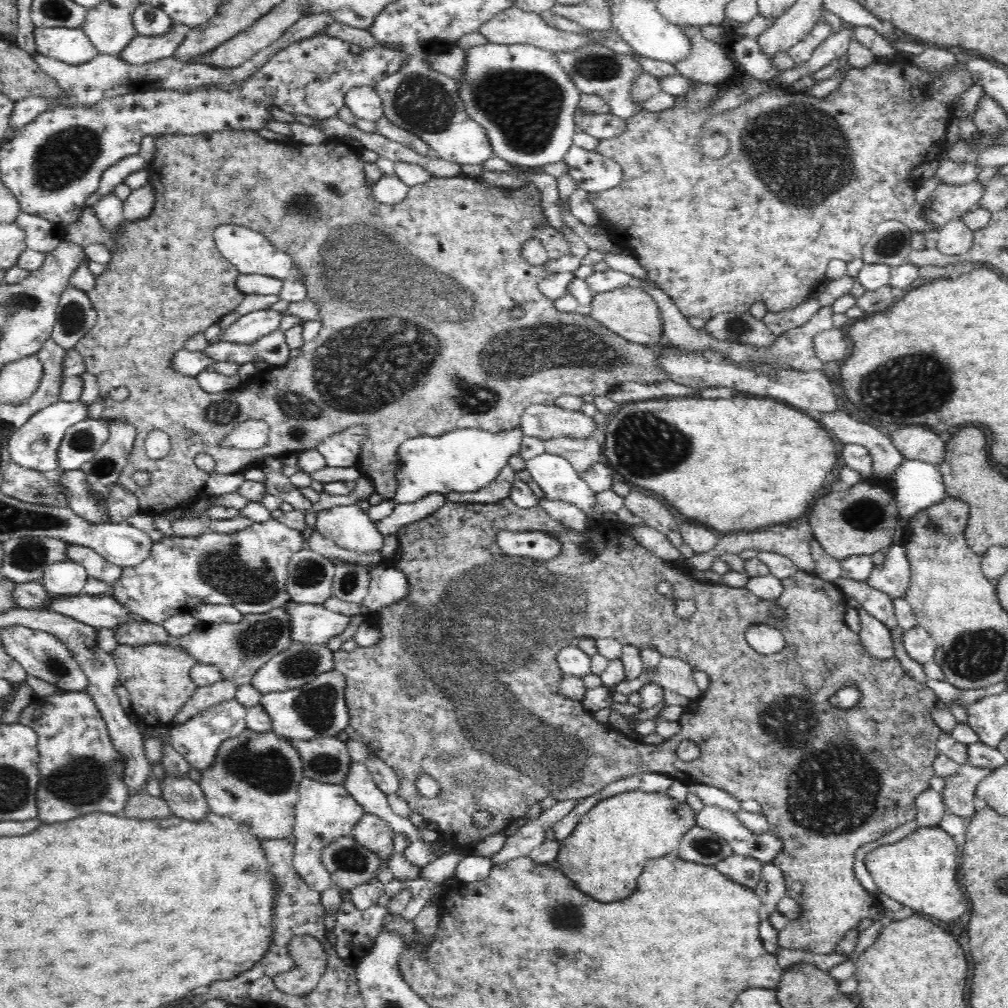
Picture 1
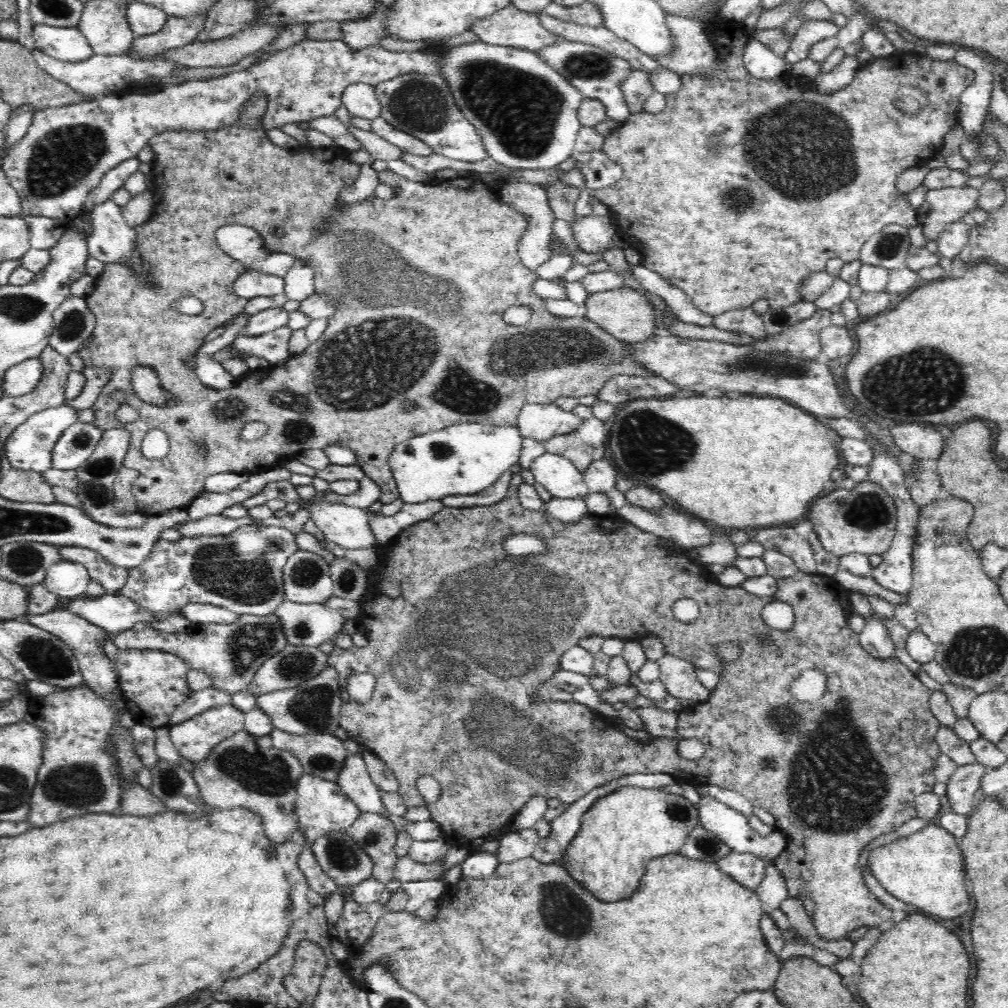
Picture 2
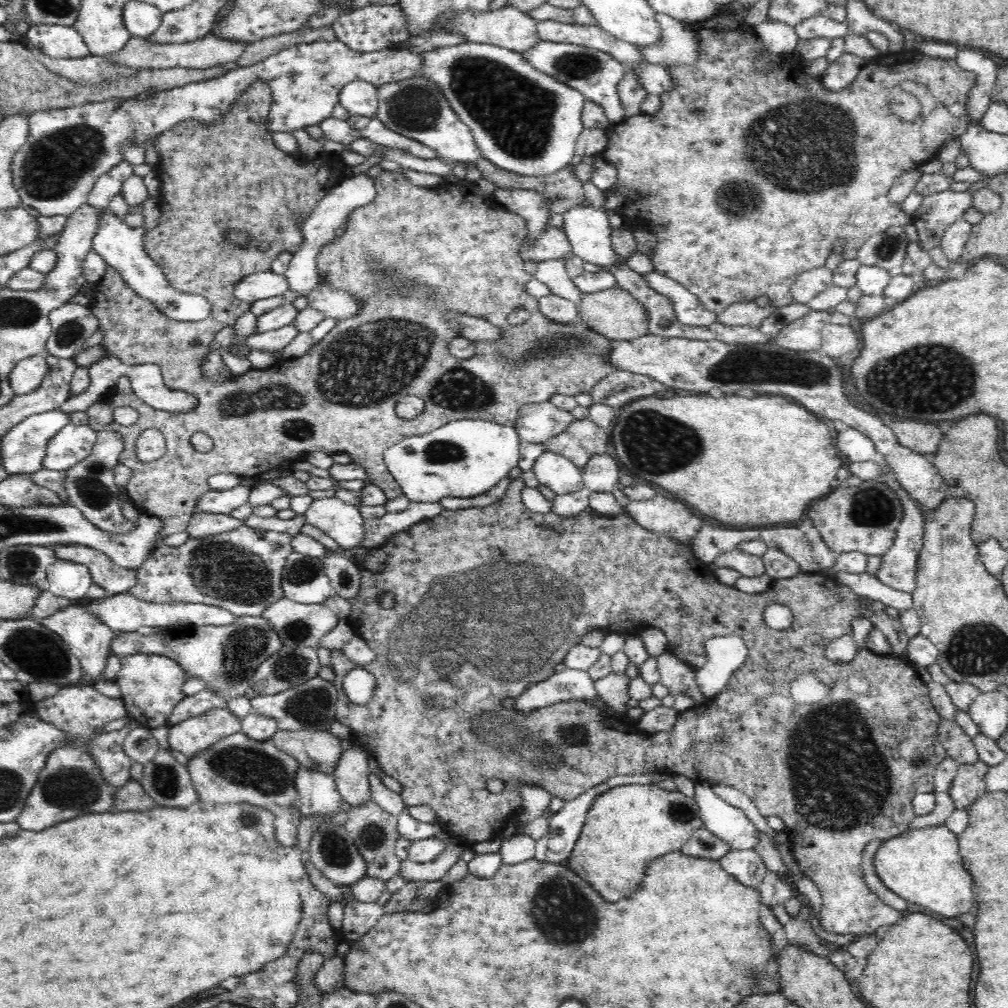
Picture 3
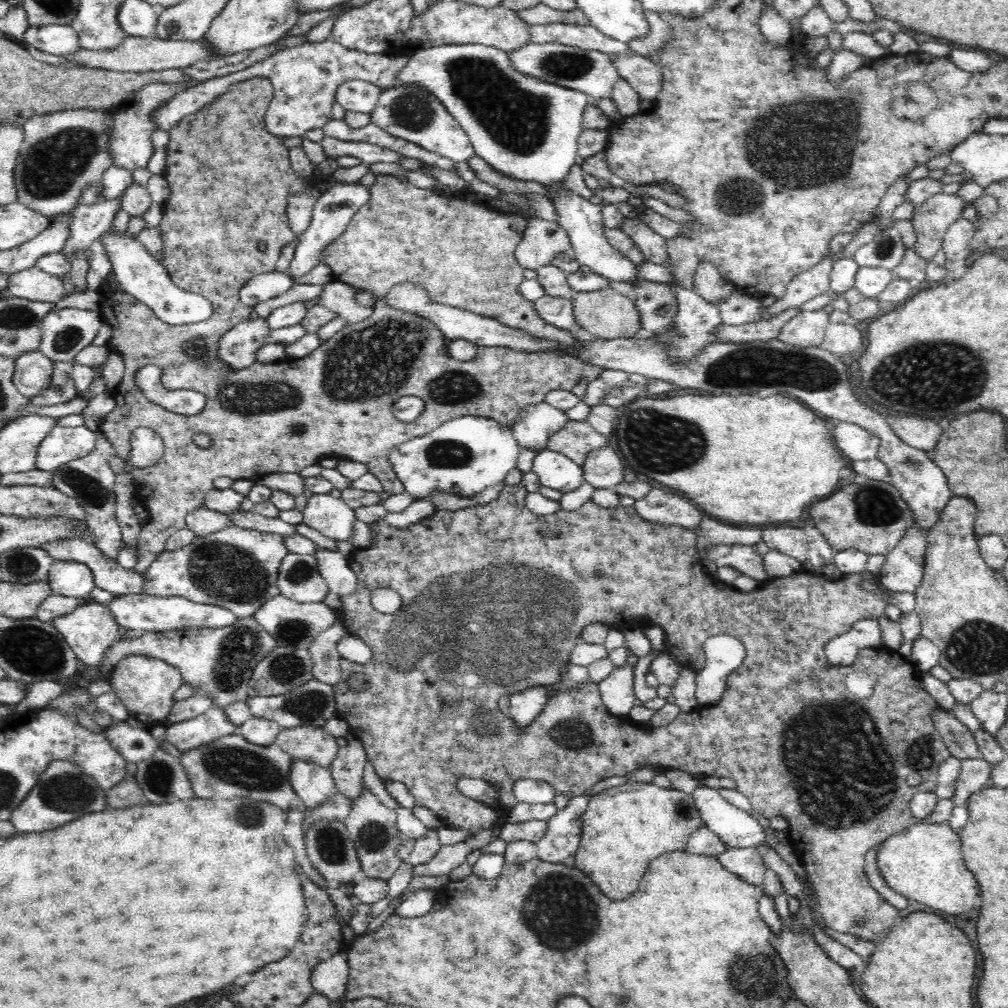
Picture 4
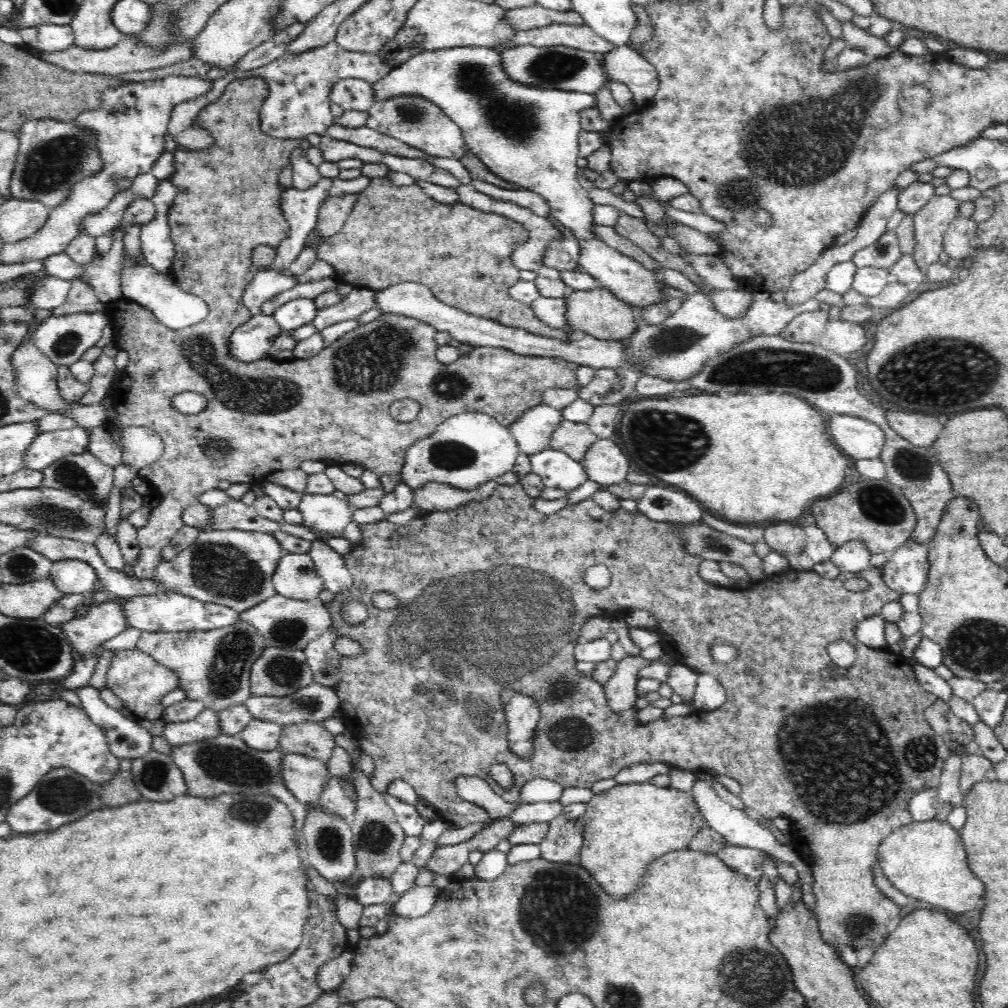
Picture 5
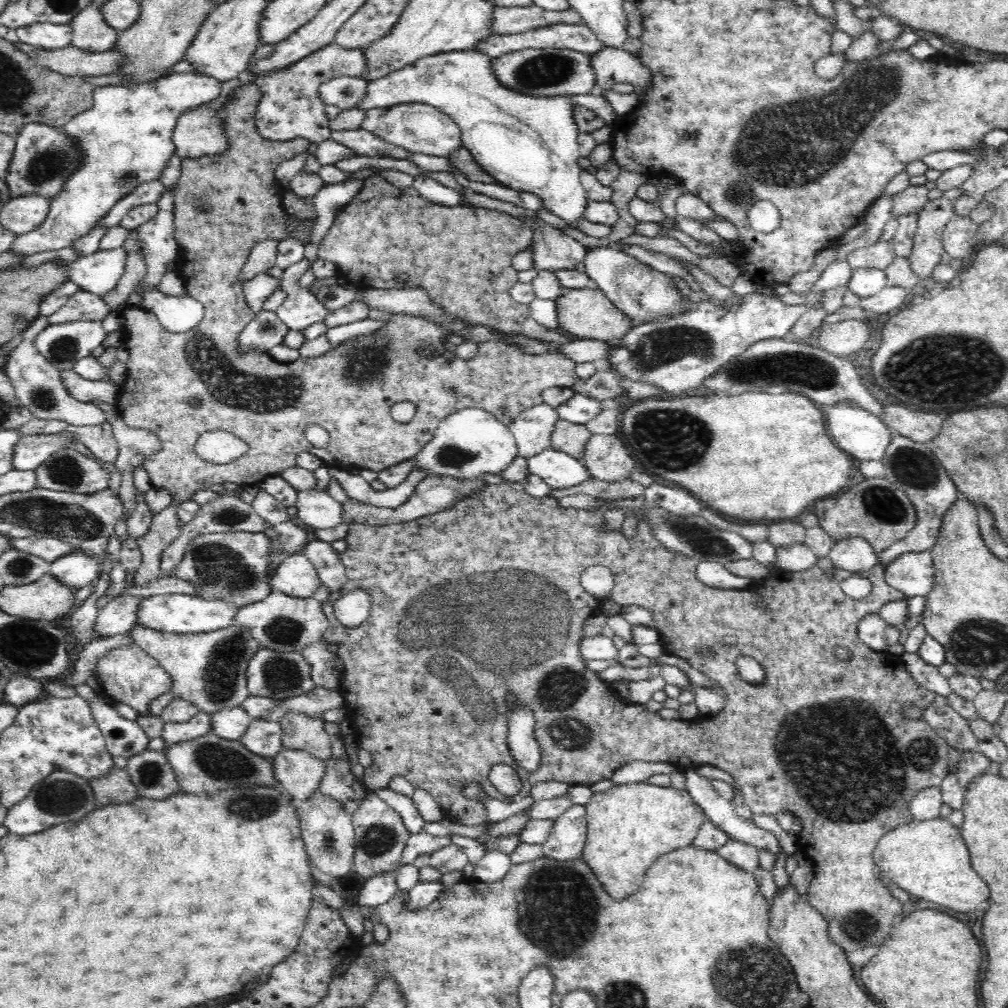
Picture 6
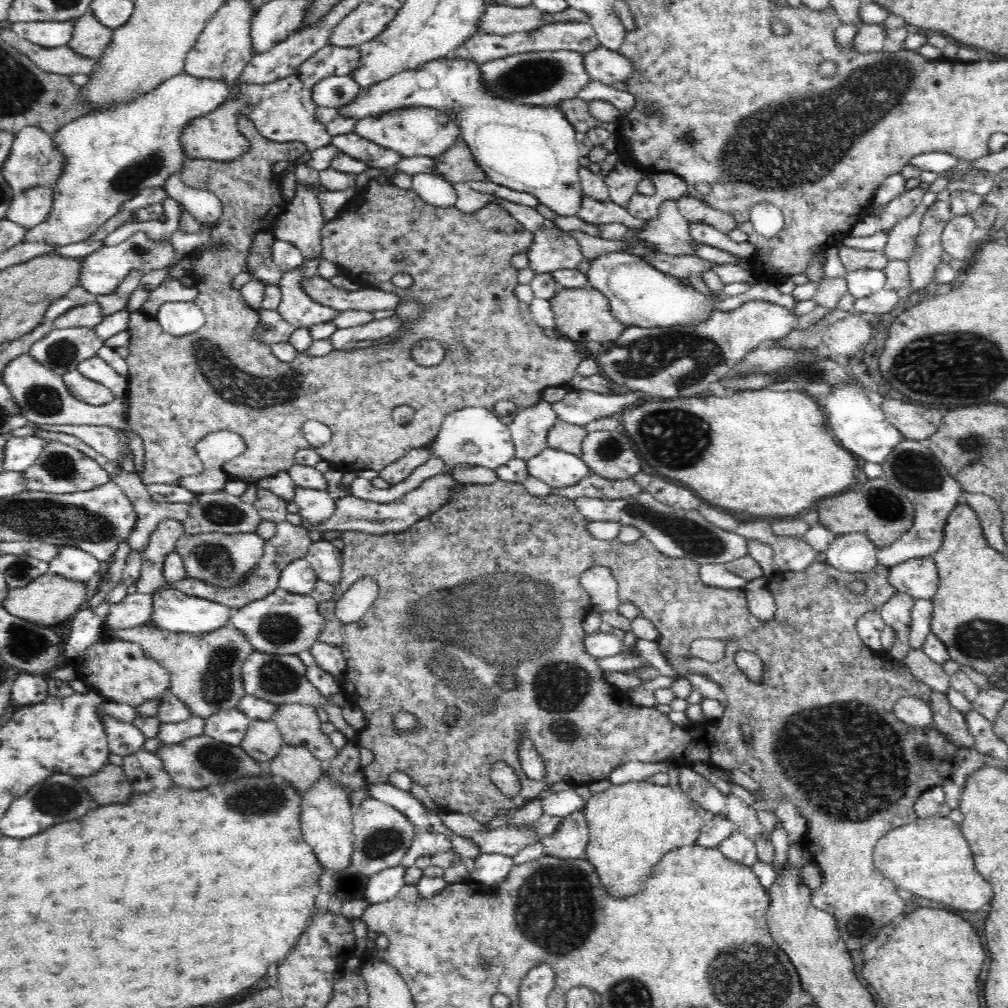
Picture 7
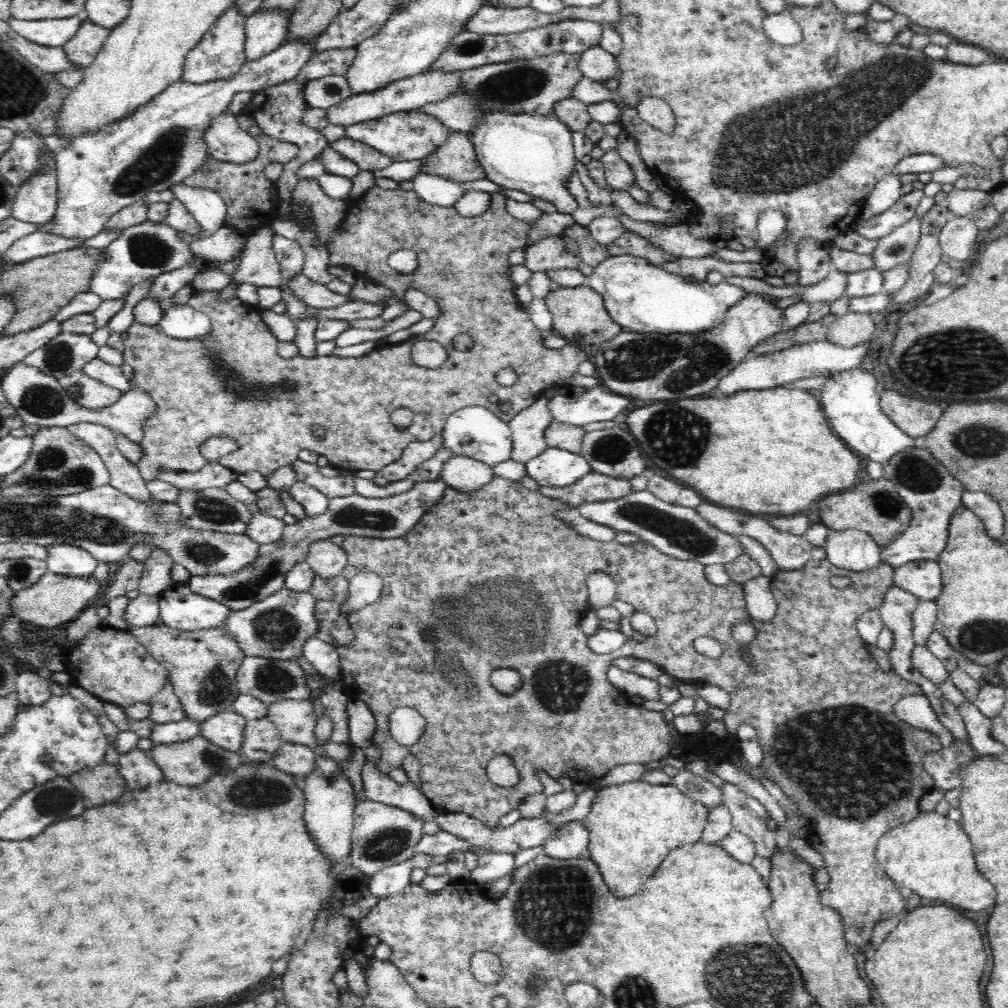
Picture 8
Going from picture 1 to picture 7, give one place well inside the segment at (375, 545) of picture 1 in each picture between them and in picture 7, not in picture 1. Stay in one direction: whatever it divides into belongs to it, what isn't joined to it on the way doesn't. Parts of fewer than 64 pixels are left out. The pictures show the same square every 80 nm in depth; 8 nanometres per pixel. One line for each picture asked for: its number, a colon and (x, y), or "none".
2: (348, 526)
3: (344, 523)
4: (331, 516)
5: (325, 514)
6: (318, 510)
7: (316, 506)

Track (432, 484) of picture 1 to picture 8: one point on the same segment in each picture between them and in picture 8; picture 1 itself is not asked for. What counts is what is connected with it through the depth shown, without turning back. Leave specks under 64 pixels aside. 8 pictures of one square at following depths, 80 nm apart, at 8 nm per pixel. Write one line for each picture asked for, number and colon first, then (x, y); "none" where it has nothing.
2: (462, 459)
3: (465, 458)
4: (465, 456)
5: (467, 450)
6: (472, 444)
7: (474, 437)
8: (475, 432)

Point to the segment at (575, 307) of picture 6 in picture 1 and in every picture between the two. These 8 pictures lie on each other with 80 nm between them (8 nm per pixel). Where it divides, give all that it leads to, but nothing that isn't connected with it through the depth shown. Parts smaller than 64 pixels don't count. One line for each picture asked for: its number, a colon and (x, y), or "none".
1: (631, 312)
2: (627, 314)
3: (616, 313)
4: (608, 314)
5: (599, 312)

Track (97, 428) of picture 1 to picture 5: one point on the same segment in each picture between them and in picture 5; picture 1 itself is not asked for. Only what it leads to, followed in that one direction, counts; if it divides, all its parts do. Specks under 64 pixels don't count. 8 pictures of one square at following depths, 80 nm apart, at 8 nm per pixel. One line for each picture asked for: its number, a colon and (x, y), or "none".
2: (78, 442)
3: (73, 443)
4: (64, 444)
5: (49, 447)

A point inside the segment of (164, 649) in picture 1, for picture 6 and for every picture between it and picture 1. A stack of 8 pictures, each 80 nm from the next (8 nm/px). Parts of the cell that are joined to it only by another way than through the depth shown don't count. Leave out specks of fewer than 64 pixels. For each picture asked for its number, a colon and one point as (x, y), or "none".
2: (153, 683)
3: (151, 685)
4: (146, 686)
5: (140, 681)
6: (129, 675)

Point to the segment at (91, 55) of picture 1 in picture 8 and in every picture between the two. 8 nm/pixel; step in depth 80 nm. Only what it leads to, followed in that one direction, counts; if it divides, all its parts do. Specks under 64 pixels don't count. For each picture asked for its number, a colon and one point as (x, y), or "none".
2: (67, 44)
3: (59, 42)
4: (60, 40)
5: (45, 38)
6: (46, 36)
7: (48, 34)
8: (53, 33)

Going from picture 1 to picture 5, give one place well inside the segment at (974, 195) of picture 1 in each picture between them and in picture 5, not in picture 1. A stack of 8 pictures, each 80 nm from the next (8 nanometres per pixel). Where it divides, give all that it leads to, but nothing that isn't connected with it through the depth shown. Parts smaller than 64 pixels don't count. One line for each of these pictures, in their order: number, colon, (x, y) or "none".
2: (945, 205)
3: (939, 210)
4: (931, 219)
5: (931, 222)

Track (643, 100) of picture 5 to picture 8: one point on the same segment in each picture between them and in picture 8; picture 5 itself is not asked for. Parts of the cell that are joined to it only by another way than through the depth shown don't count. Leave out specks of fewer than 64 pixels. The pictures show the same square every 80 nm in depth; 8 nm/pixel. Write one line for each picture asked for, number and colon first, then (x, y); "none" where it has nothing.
6: (613, 65)
7: (608, 67)
8: (597, 64)

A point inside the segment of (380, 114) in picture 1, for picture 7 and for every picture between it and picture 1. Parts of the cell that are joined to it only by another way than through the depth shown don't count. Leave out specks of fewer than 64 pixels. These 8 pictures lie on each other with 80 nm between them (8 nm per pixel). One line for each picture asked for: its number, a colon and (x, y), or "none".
2: (360, 99)
3: (359, 98)
4: (360, 96)
5: (351, 94)
6: (345, 92)
7: (336, 91)

